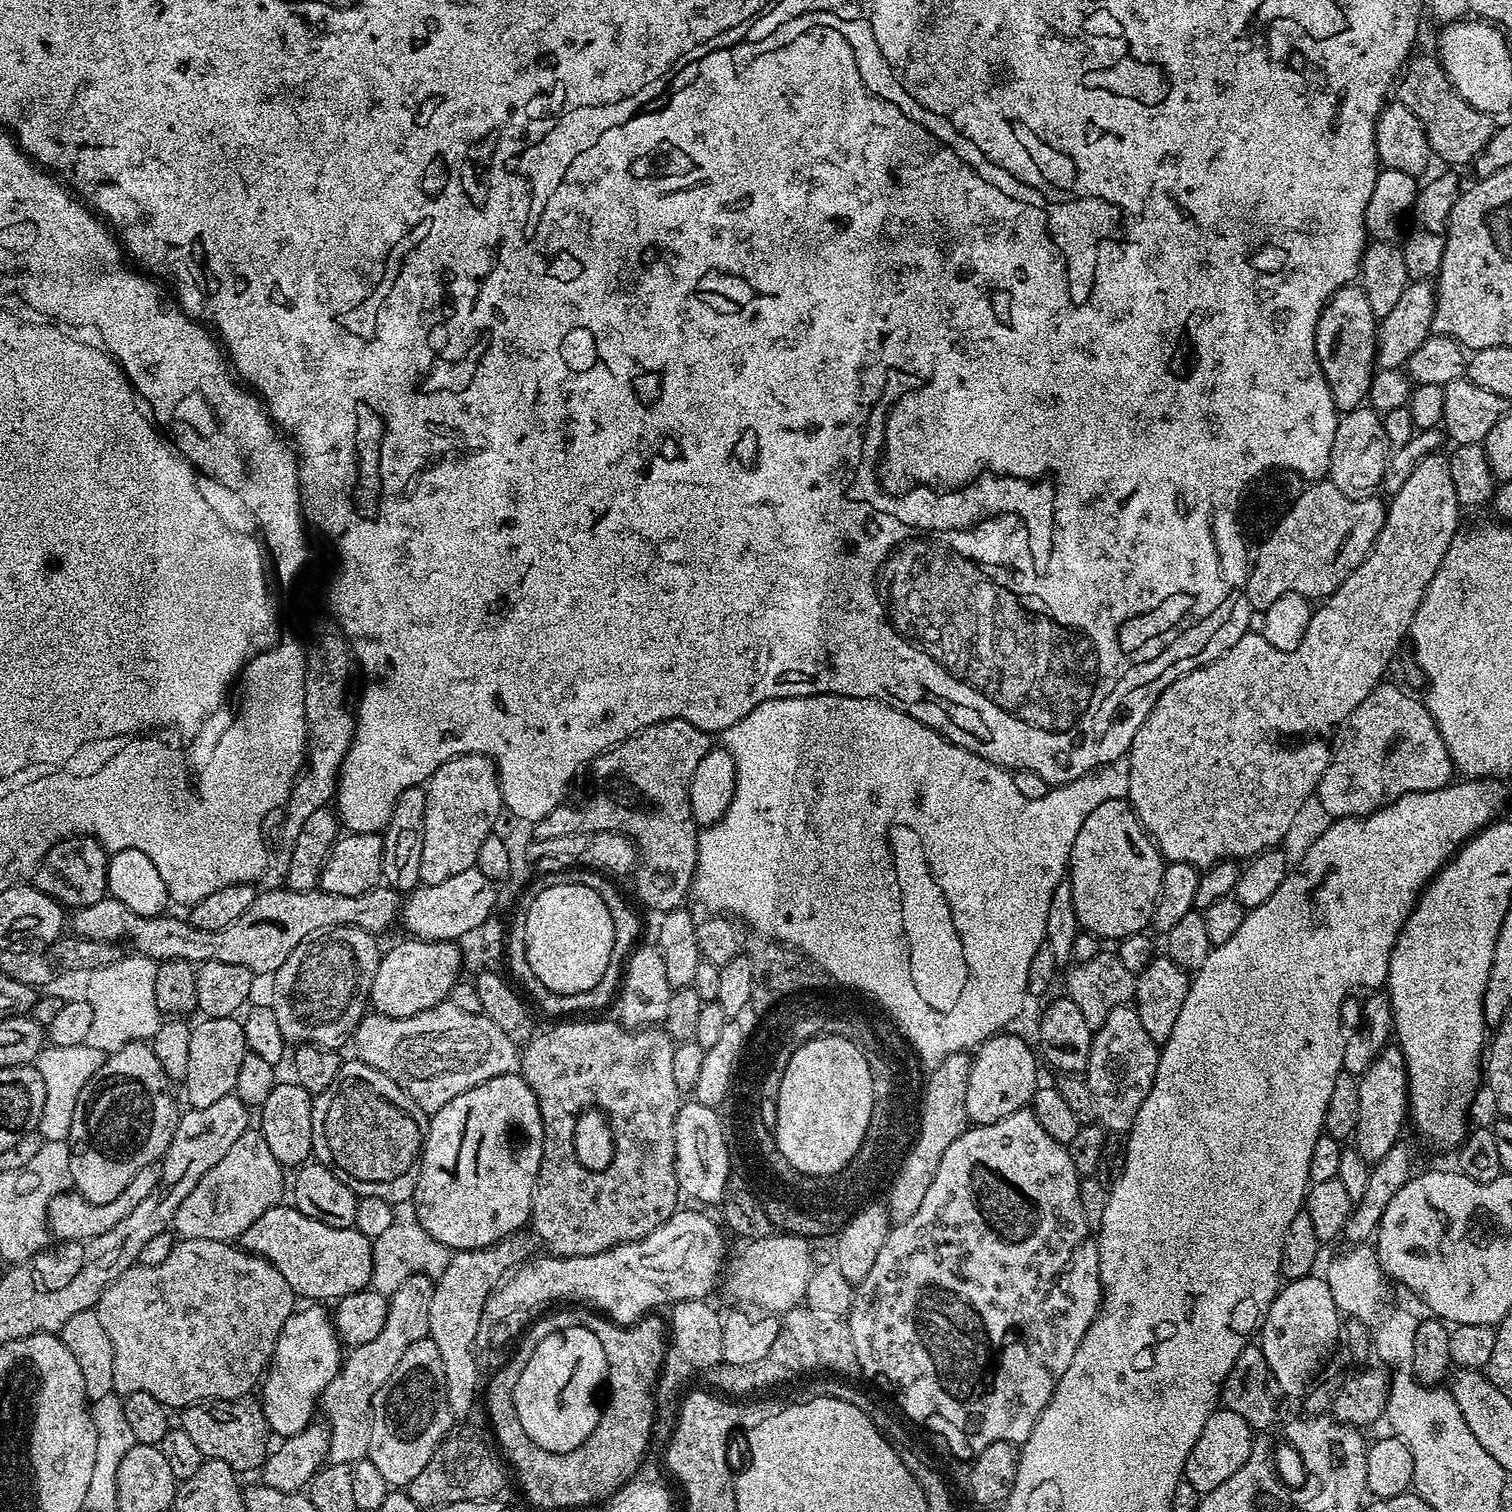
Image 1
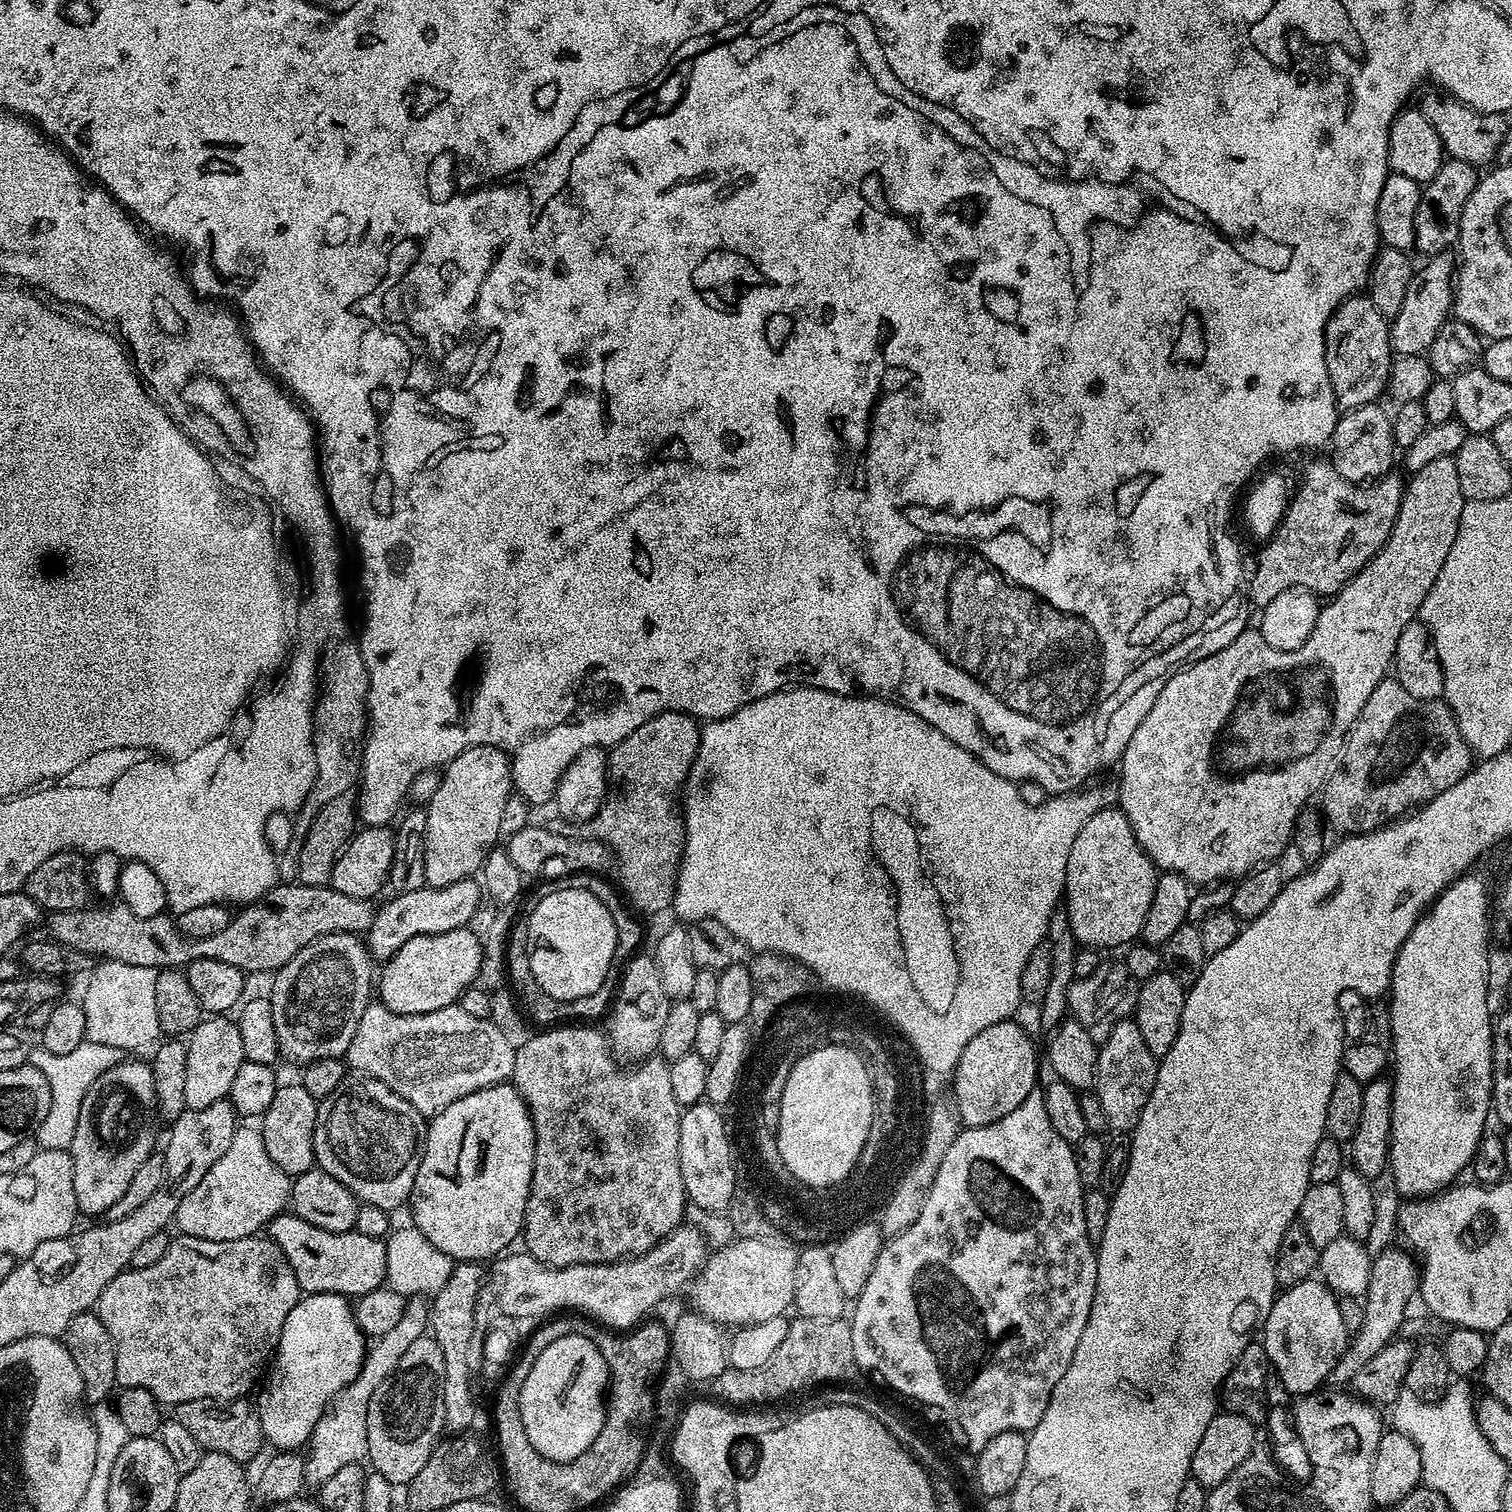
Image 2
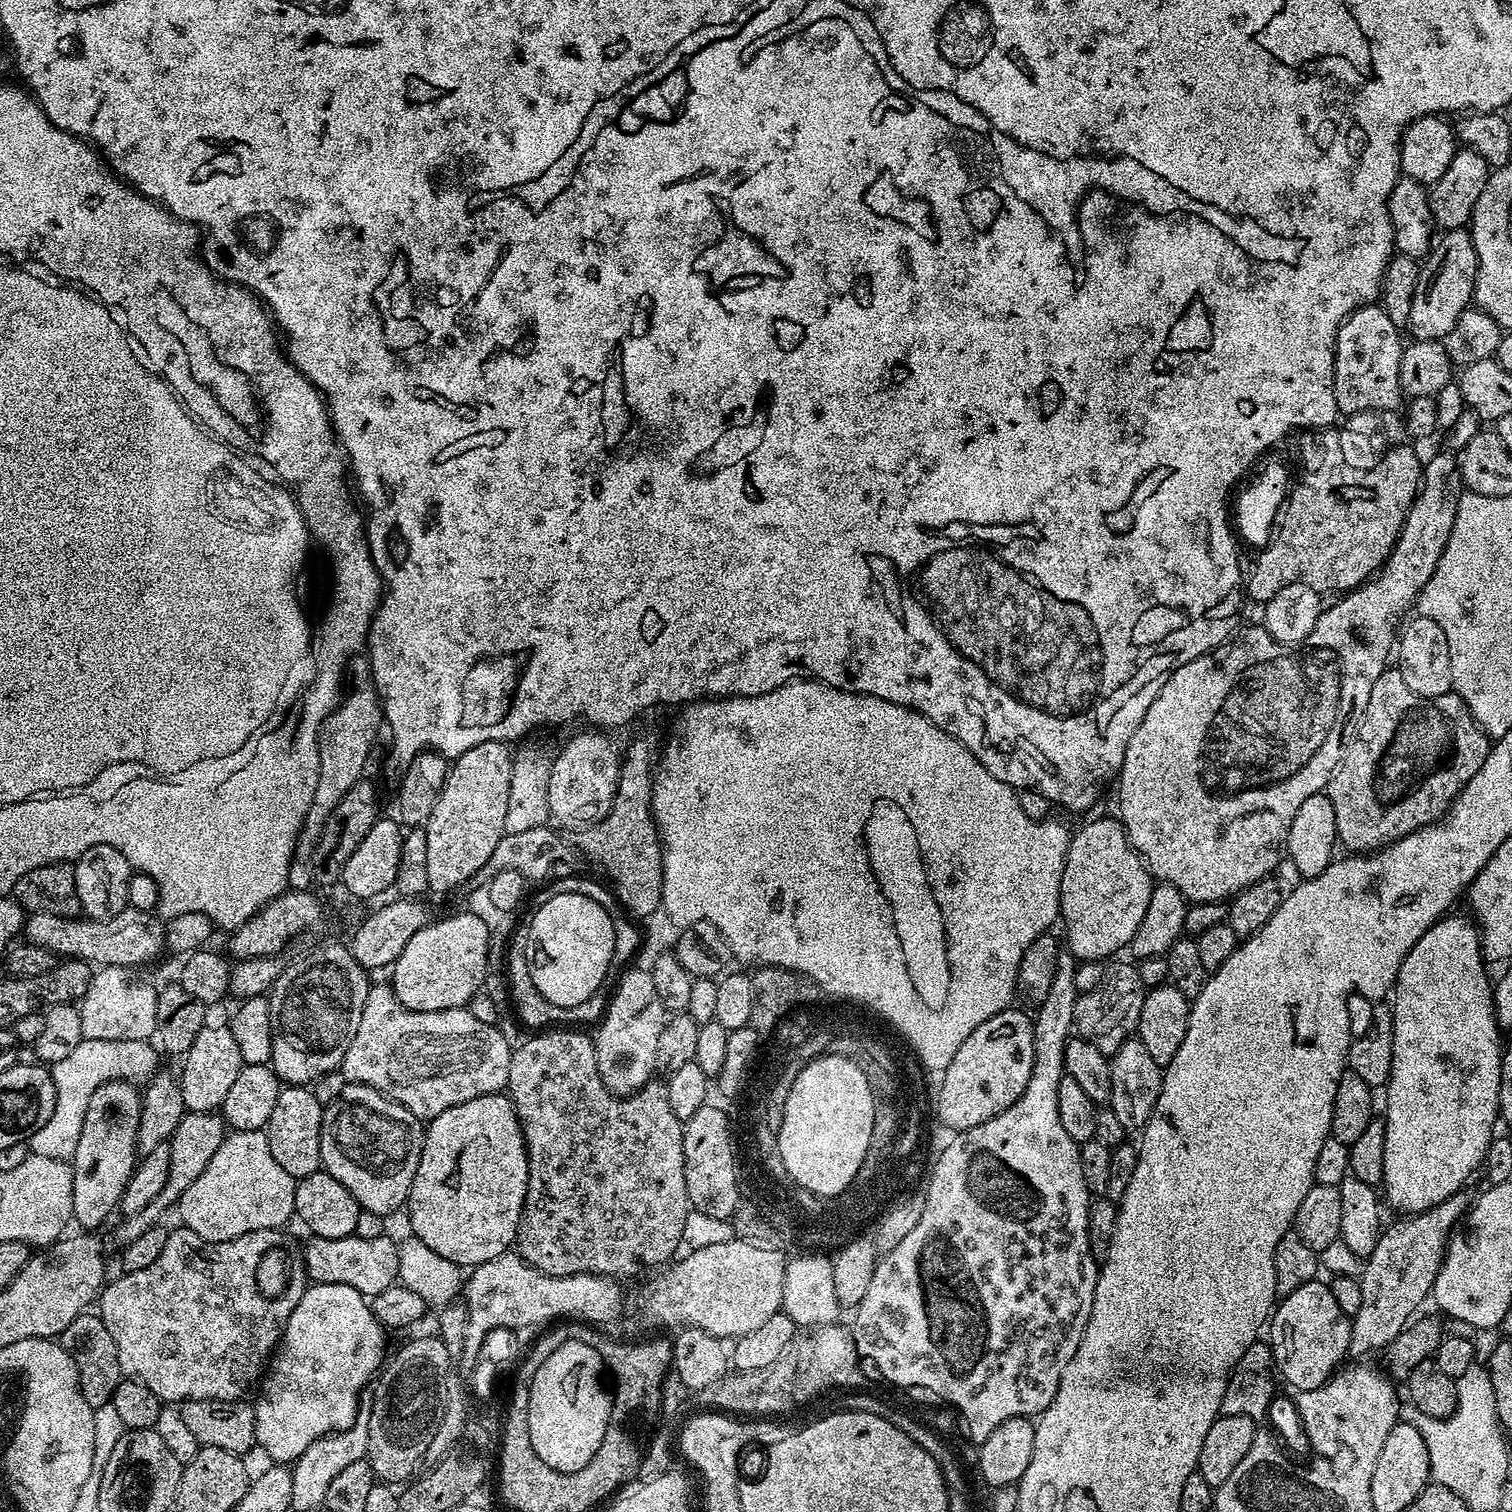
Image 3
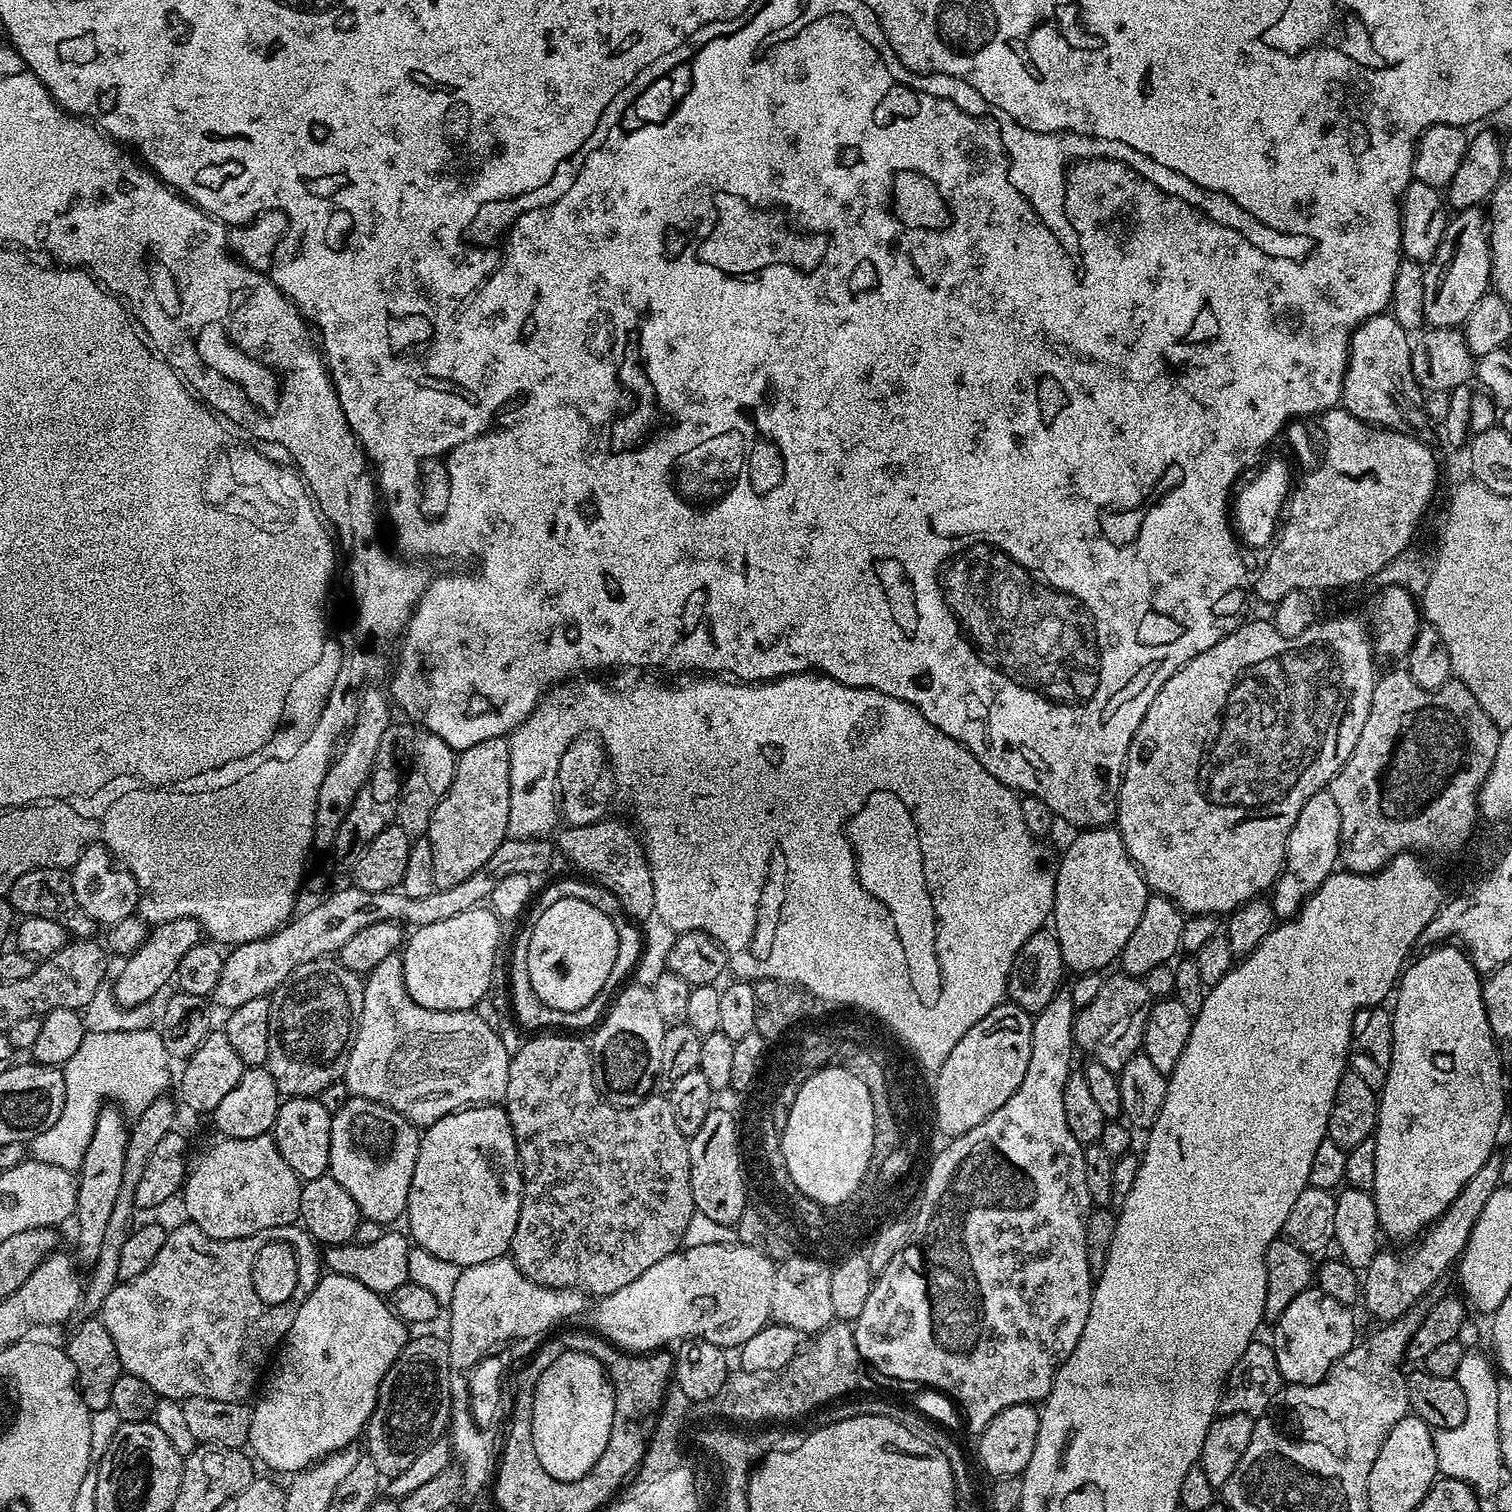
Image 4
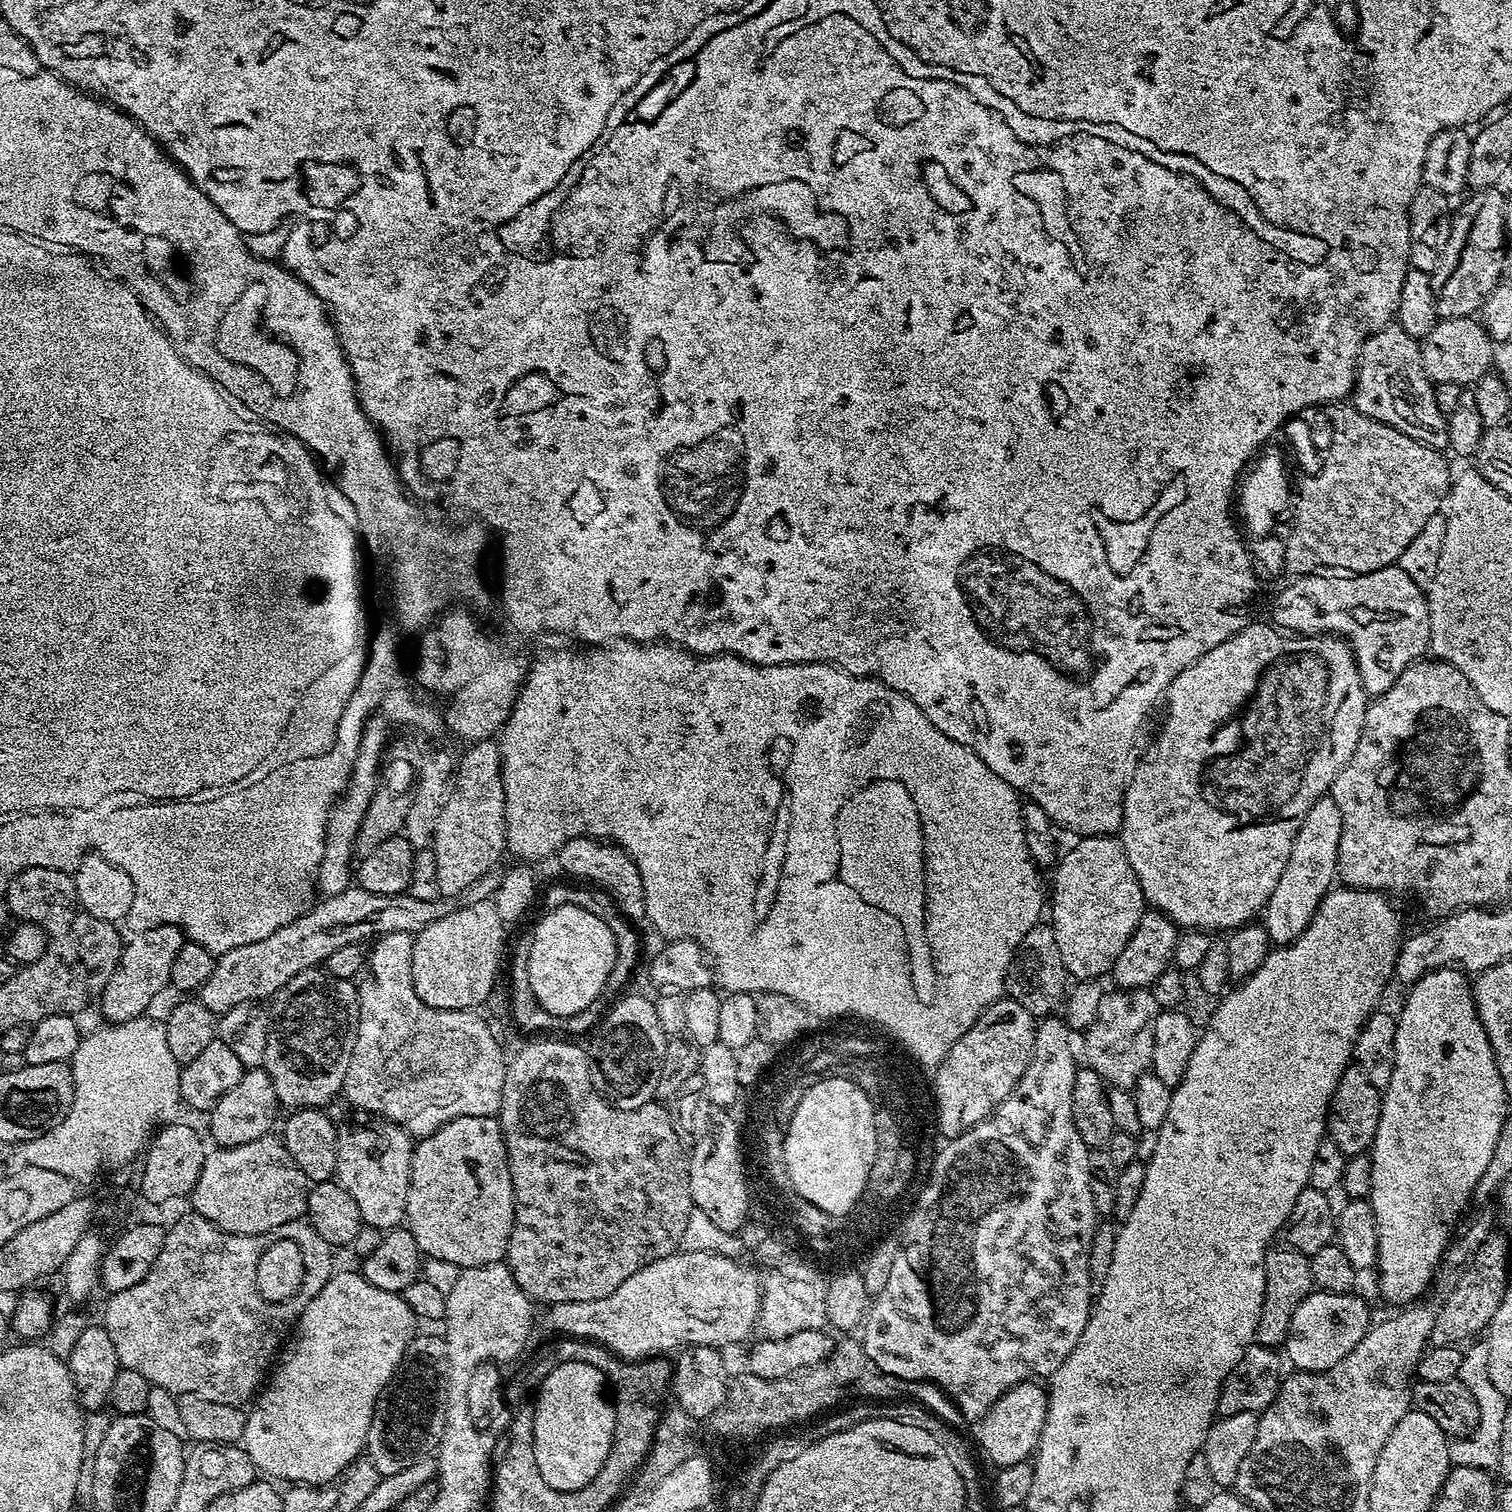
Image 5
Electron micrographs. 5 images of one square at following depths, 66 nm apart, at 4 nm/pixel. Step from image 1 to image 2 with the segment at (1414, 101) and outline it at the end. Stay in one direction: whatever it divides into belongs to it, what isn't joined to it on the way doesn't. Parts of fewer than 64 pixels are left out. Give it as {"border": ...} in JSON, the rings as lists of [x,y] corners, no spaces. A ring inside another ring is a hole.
{"border":[[[1431,90],[1418,101],[1420,113],[1438,130],[1438,138],[1442,138],[1445,153],[1453,160],[1462,160],[1473,166],[1491,165],[1498,154],[1498,146],[1502,146],[1502,138],[1506,138],[1509,121],[1498,112],[1475,112],[1473,108],[1463,104],[1440,90]]]}

